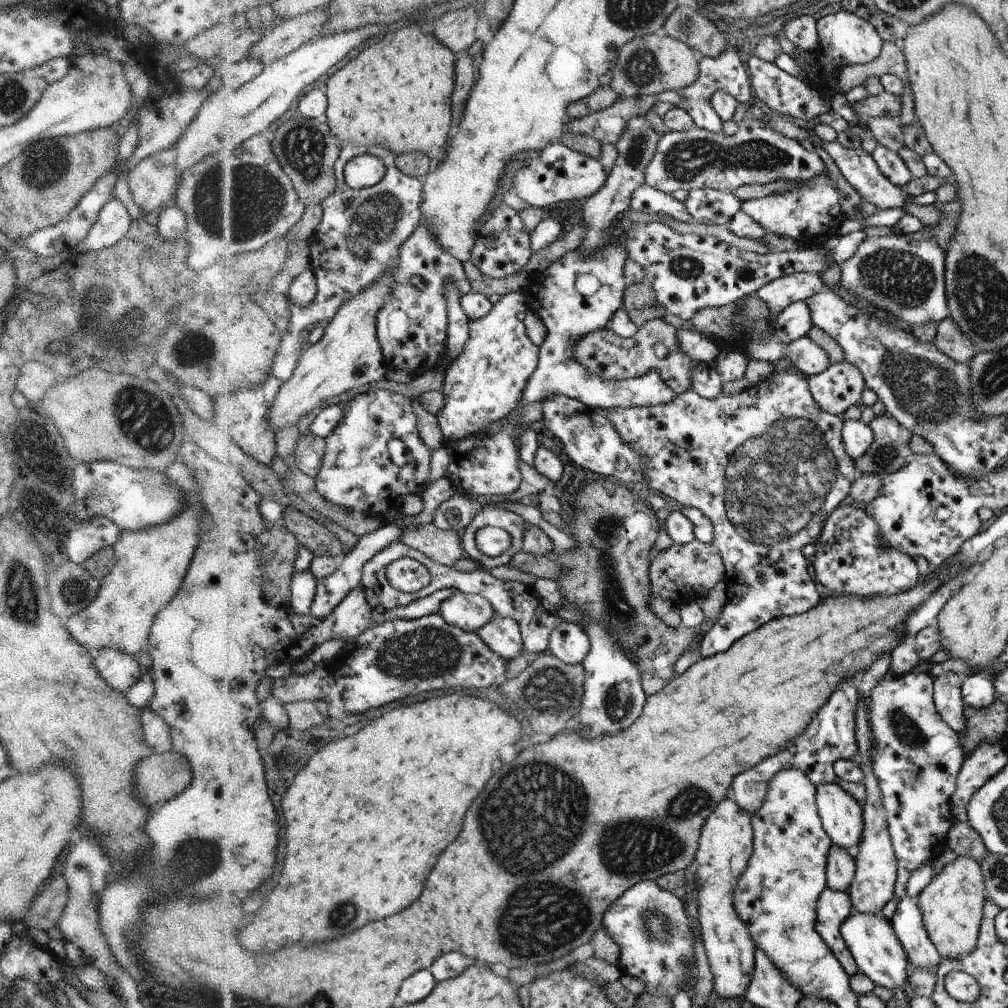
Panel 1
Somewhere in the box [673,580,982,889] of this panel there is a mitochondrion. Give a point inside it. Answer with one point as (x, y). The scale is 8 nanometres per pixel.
(901, 724)

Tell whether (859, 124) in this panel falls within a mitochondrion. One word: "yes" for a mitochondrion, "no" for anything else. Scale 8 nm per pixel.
no

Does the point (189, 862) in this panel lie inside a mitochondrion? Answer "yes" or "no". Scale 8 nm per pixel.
yes

